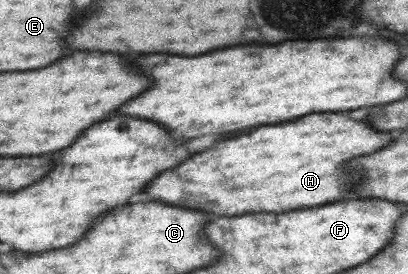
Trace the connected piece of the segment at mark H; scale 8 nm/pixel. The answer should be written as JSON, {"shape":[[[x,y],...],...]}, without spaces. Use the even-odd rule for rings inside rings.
{"shape":[[[307,114],[293,122],[261,126],[247,136],[231,138],[213,150],[195,154],[175,170],[161,172],[145,192],[171,206],[195,208],[219,216],[249,212],[279,214],[313,208],[351,194],[357,176],[347,176],[345,164],[389,142],[389,132],[377,132],[363,120],[351,120],[343,114]]]}

